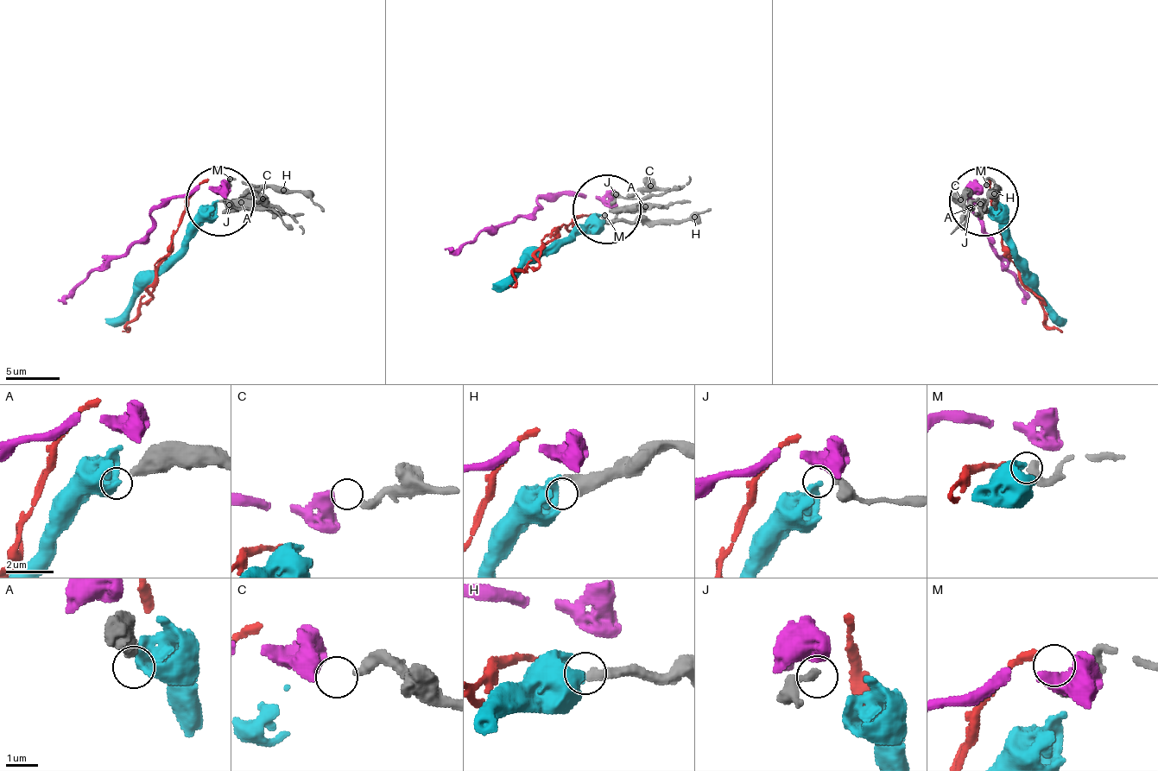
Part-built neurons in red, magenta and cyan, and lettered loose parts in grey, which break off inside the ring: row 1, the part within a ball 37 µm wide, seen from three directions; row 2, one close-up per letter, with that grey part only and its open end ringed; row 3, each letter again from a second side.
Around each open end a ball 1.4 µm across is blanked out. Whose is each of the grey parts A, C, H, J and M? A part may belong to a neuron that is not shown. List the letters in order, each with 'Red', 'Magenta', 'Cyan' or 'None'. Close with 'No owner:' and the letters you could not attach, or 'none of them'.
A: None
C: Magenta
H: Cyan
J: None
M: Red
No owner: A, J

